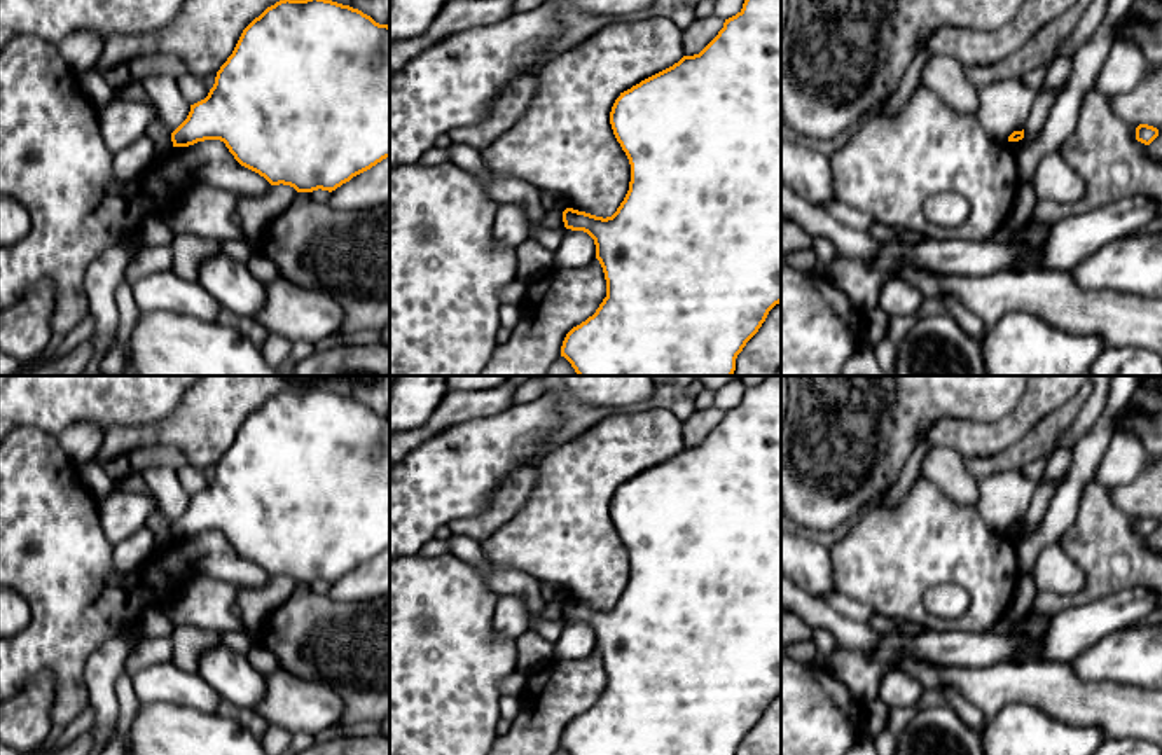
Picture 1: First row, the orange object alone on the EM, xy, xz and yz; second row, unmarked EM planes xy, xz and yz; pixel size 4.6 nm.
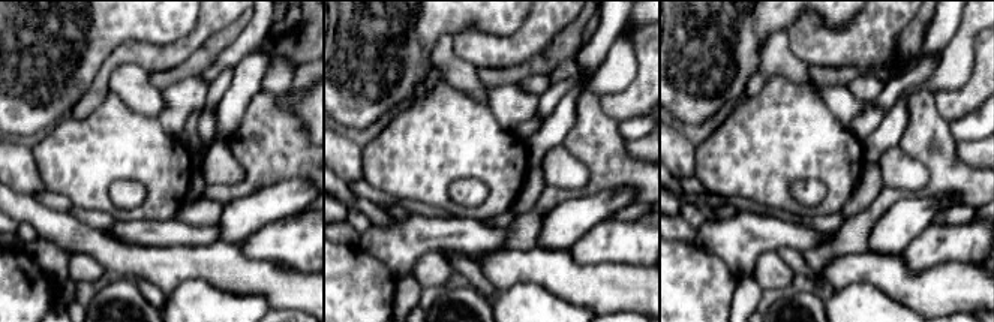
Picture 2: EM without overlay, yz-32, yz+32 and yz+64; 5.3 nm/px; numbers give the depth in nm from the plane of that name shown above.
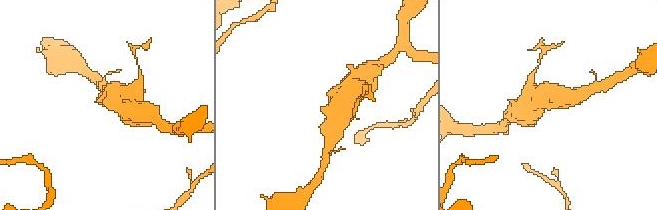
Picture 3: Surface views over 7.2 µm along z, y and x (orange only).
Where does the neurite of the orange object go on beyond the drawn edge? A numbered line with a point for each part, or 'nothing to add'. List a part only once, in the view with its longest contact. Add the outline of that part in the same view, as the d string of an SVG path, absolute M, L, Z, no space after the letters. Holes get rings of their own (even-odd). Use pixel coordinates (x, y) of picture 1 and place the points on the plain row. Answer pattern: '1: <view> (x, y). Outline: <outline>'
nothing to add

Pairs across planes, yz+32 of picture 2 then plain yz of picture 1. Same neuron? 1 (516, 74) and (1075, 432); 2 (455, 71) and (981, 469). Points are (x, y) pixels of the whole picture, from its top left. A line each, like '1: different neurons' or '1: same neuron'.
1: different neurons
2: different neurons

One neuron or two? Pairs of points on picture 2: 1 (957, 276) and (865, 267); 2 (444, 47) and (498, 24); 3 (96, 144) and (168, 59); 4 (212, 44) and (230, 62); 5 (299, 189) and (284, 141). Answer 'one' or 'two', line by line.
1: one
2: two
3: two
4: two
5: two

